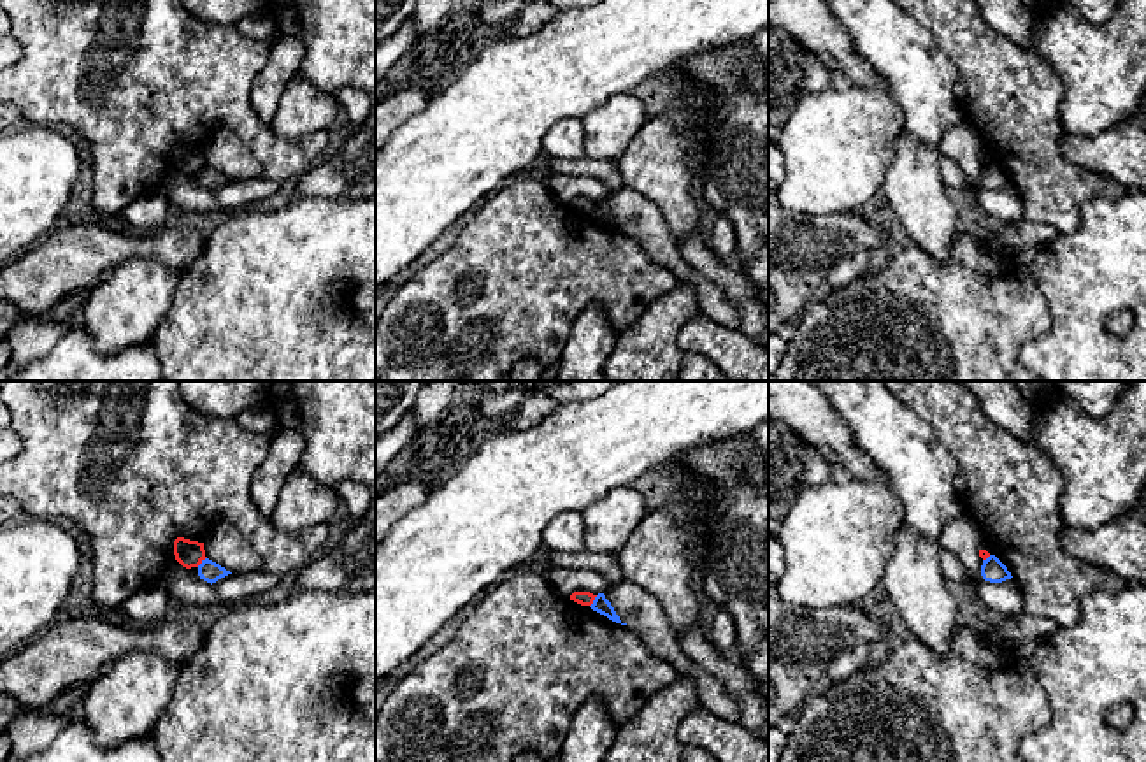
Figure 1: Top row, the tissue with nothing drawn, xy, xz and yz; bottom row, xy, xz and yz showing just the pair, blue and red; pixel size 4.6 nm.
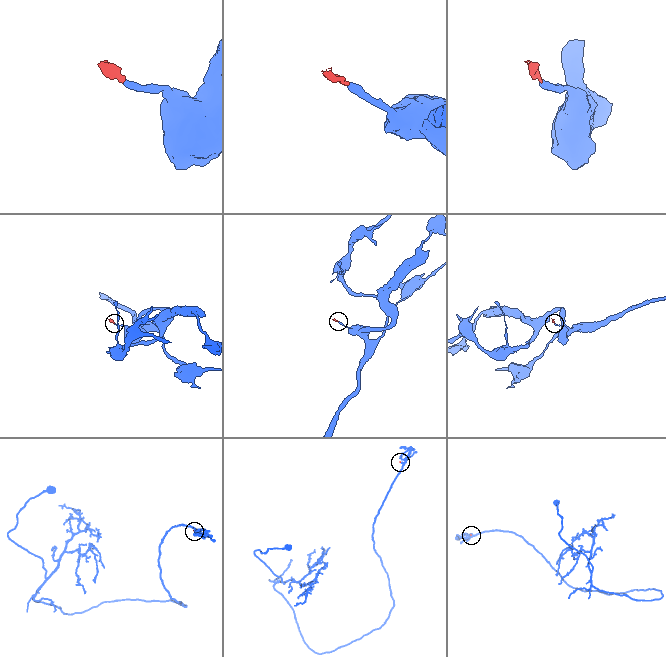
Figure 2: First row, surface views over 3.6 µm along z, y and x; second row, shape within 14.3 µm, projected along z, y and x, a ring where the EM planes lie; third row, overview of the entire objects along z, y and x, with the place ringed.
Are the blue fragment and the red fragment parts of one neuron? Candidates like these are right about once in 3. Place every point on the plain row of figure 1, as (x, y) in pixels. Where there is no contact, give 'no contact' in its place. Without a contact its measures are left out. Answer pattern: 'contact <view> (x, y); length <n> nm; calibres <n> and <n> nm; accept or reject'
contact xy (202, 169); length 60 nm; calibres 100 and 130 nm; reject

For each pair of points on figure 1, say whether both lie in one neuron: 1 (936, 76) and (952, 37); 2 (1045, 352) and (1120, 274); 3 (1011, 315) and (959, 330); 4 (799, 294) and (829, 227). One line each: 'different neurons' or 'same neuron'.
1: different neurons
2: same neuron
3: same neuron
4: same neuron

